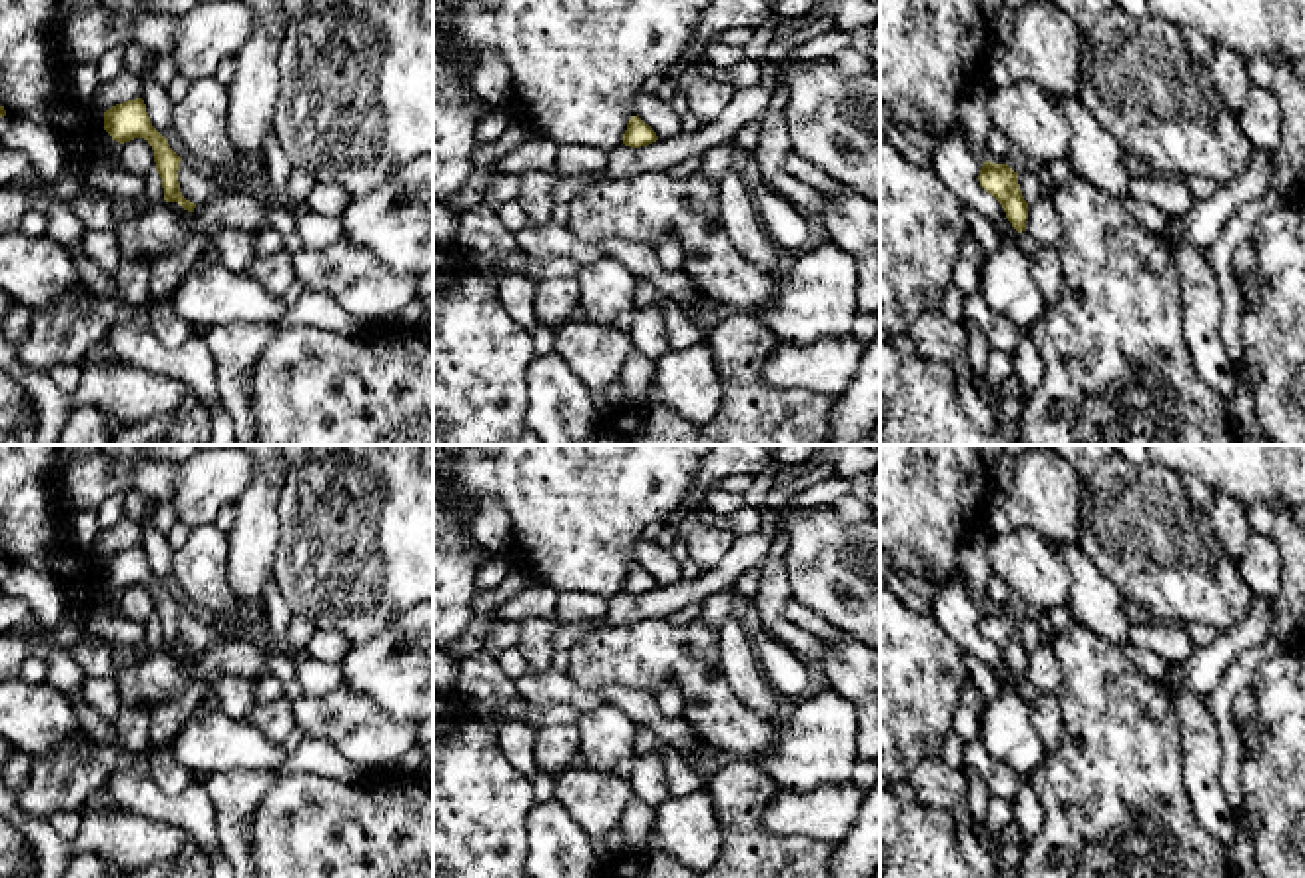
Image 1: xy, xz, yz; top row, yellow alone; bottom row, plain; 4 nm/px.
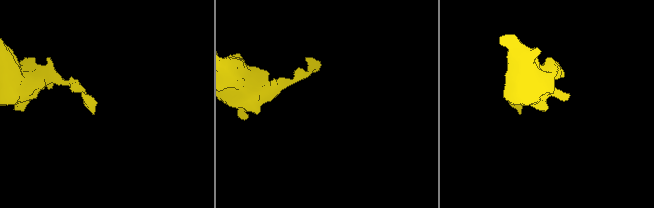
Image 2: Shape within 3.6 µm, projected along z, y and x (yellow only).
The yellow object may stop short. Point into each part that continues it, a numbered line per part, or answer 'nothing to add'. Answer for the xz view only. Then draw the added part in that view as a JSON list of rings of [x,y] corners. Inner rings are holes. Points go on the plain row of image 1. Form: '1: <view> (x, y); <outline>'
nothing to add

